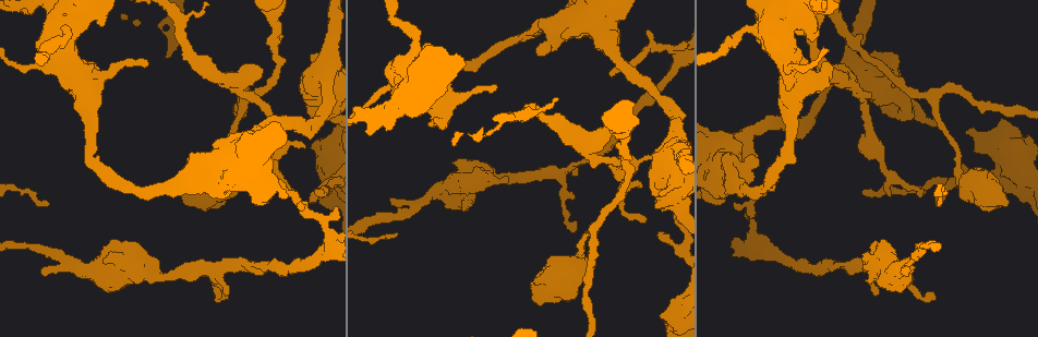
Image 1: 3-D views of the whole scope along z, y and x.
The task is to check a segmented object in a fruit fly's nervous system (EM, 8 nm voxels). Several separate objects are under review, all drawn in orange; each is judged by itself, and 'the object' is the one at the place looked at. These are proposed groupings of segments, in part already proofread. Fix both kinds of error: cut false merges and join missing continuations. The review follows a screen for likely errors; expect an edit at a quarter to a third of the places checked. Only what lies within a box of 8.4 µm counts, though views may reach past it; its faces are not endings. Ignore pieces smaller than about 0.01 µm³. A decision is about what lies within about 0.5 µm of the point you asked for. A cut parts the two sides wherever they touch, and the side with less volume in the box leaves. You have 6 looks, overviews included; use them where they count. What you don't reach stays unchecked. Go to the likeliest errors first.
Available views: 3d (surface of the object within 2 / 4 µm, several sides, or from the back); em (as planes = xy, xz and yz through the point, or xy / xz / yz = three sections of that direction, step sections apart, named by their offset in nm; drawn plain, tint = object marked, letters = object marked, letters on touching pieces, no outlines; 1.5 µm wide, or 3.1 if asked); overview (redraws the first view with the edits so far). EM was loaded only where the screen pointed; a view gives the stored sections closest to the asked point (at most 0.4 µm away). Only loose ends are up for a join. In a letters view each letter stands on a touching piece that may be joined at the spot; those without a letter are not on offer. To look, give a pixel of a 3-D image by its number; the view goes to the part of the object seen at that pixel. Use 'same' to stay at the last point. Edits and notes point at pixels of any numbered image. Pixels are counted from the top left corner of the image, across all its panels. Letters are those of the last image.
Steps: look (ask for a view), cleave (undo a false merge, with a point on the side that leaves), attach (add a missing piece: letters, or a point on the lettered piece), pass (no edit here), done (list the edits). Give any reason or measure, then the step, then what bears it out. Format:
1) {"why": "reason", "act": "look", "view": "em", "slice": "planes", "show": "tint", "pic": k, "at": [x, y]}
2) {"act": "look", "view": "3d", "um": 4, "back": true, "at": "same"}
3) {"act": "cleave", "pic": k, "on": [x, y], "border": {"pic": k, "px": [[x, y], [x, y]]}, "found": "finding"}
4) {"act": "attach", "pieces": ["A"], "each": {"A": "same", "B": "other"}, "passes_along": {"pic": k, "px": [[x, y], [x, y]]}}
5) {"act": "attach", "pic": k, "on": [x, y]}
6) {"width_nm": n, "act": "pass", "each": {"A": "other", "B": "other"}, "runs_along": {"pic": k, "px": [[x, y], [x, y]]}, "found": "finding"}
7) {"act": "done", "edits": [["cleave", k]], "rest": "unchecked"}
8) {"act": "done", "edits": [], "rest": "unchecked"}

{"why": "thick turns thin", "act": "look", "view": "3d", "um": 4, "pic": 1, "at": [115, 67]}

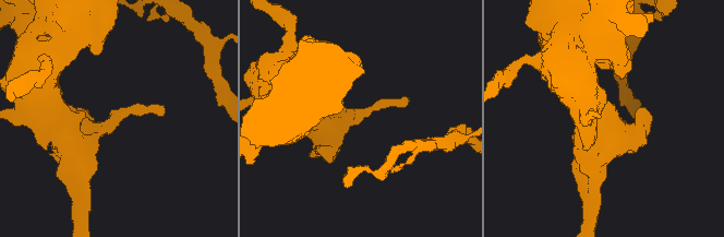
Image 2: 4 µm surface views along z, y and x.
{"why": "need the tissue", "act": "look", "view": "em", "slice": "xy", "step": 4, "show": "tint", "pic": 2, "at": [117, 116]}

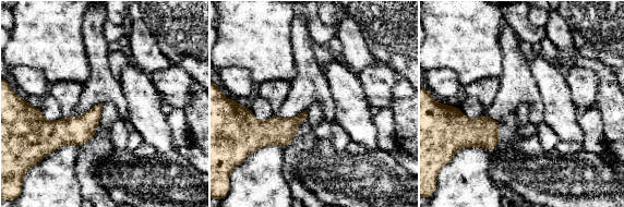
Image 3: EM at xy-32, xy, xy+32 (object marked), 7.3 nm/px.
{"act": "look", "view": "em", "slice": "planes", "show": "letters", "at": "same"}

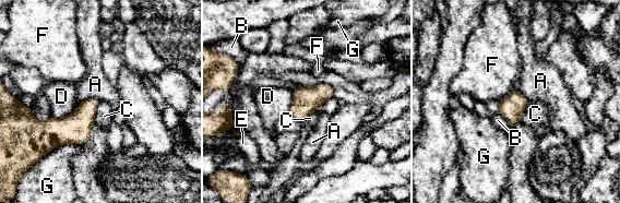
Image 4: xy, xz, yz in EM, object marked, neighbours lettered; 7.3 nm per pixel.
{"act": "pass", "each": {"A": "other", "B": "other", "C": "other", "D": "other", "E": "other", "F": "other", "G": "other"}, "border": {"pic": 4, "px": [[100, 102], [96, 110], [94, 124]]}, "found": "continuous, no second cell"}

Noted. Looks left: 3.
{"why": "abrupt turn", "act": "look", "view": "em", "slice": "planes", "show": "letters", "pic": 1, "at": [957, 178]}

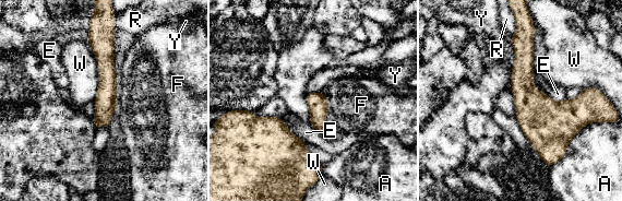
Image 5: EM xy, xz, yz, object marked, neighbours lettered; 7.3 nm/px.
{"act": "pass", "each": {"A": "other", "E": "other", "F": "other", "R": "other", "W": "other", "Y": "other"}, "border": {"pic": 5, "px": [[87, 42], [97, 67], [94, 101]]}, "found": "continuous, no second cell"}

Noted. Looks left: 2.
{"why": "stops while still wide", "act": "look", "view": "em", "slice": "planes", "show": "letters", "pic": 1, "at": [915, 116]}

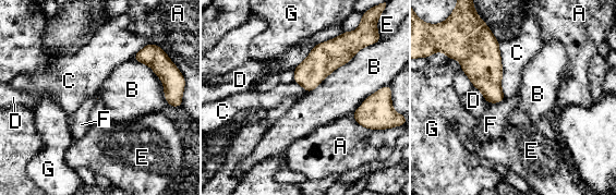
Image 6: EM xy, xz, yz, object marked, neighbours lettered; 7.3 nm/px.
{"act": "pass", "each": {"A": "other", "B": "other", "C": "other", "D": "other", "E": "other", "F": "other", "G": "other"}, "border": {"pic": 6, "px": [[364, 47], [305, 93]]}, "found": "none of them fits"}

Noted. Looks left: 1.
{"act": "done", "edits": [], "rest": "unchecked"}

